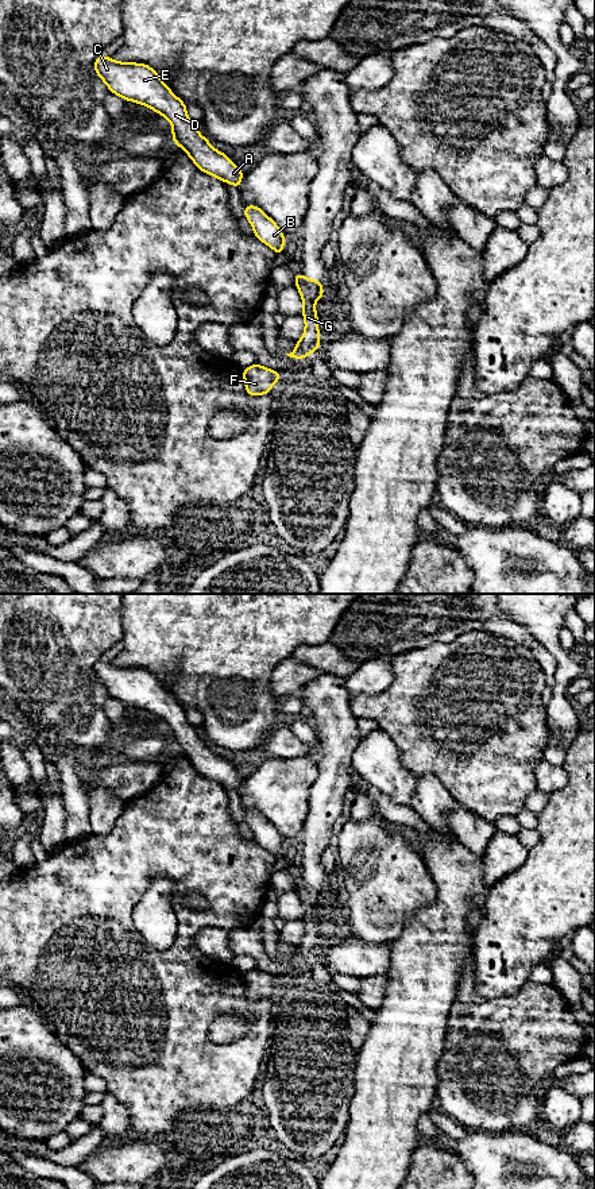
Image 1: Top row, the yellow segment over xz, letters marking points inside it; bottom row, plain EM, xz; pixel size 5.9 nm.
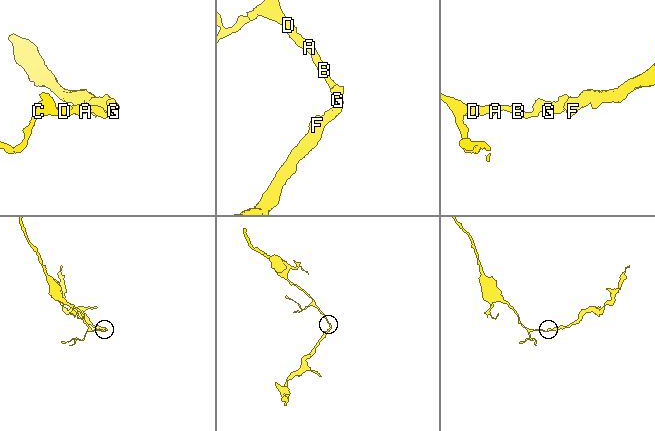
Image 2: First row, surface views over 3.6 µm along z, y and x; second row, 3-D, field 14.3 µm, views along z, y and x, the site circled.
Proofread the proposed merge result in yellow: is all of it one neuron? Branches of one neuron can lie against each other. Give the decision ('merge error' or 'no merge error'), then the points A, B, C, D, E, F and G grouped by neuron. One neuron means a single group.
merge error; groups A B C D E / F G

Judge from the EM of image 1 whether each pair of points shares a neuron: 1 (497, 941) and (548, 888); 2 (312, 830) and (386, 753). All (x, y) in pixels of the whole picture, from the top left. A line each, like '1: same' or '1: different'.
1: same
2: different

